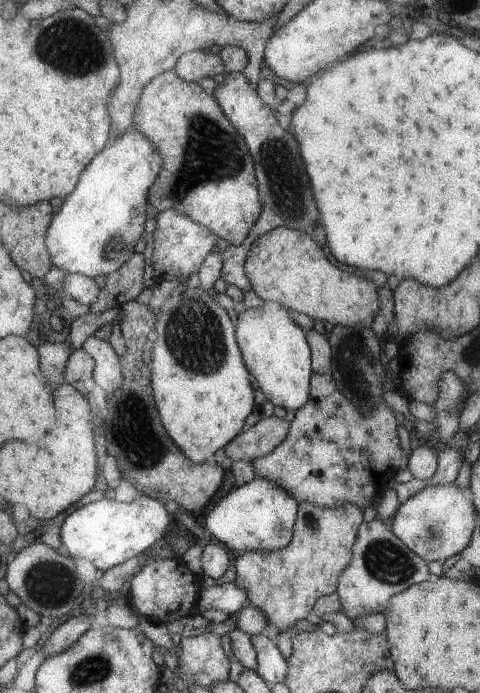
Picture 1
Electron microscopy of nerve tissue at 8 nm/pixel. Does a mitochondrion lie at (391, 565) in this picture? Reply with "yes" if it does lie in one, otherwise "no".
yes

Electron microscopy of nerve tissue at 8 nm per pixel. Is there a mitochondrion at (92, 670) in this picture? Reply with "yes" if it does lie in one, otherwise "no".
yes

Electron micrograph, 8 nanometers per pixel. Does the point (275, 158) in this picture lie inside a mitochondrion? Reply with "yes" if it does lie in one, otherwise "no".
yes

